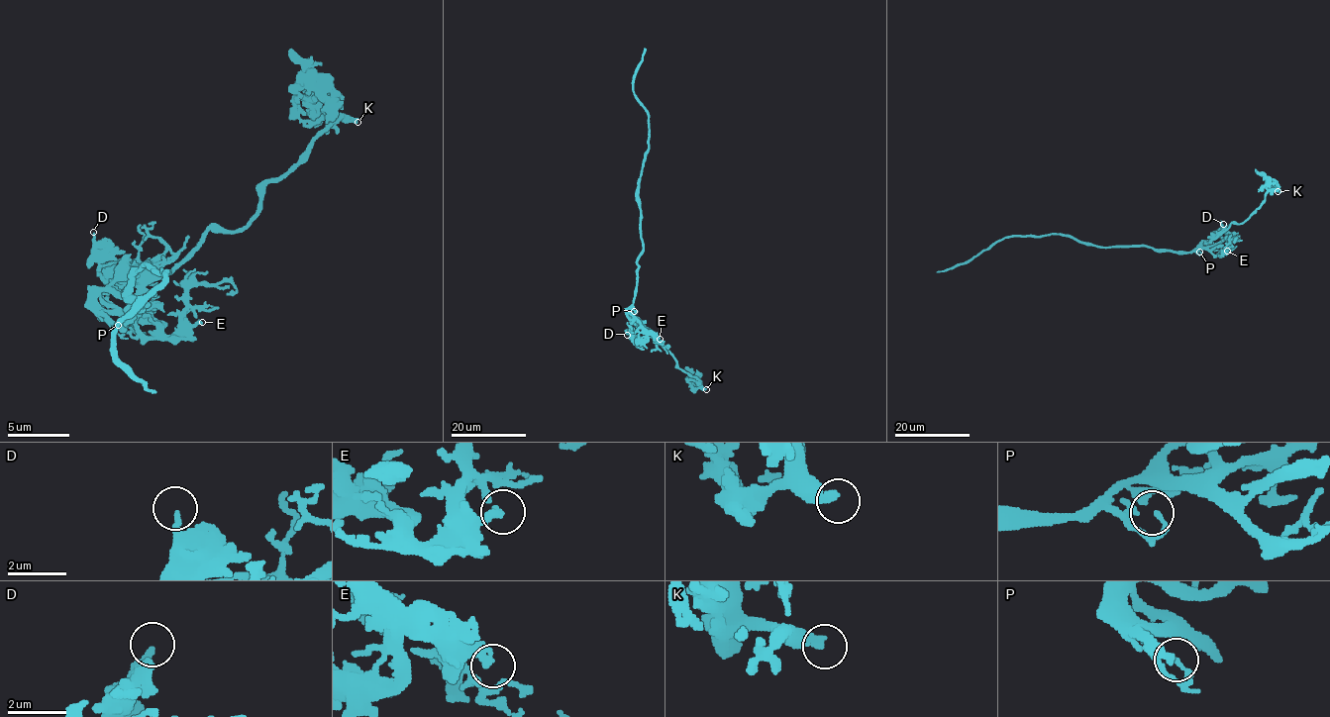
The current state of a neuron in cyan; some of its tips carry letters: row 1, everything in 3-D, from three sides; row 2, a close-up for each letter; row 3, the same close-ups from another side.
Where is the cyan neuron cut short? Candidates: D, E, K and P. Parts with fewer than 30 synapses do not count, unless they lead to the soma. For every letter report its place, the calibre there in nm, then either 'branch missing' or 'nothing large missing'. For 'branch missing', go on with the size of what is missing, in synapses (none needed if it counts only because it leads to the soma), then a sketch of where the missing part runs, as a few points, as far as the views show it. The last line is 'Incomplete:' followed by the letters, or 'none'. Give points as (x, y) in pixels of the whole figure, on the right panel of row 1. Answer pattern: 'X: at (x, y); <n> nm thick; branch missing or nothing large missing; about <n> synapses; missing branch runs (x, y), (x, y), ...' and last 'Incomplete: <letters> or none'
D: at (1223, 224); 190 nm thick; nothing large missing
E: at (1227, 251); 320 nm thick; nothing large missing
K: at (1278, 191); 360 nm thick; branch missing; about 80 synapses
P: at (1199, 252); 150 nm thick; nothing large missing
Incomplete: K

